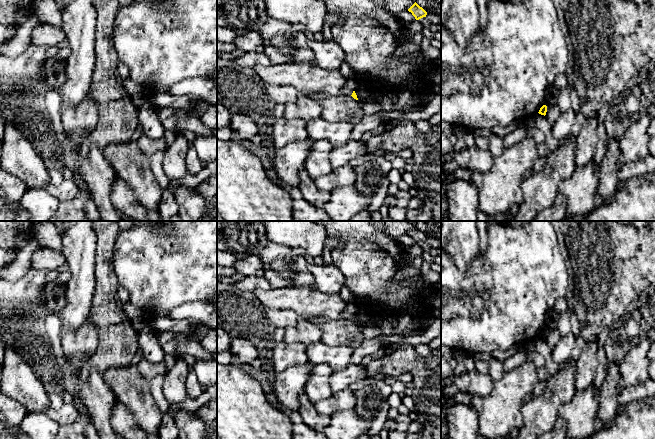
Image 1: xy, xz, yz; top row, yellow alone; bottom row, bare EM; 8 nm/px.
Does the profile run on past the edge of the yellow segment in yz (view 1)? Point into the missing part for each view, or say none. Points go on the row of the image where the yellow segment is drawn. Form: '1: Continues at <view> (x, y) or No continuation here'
1: No continuation here

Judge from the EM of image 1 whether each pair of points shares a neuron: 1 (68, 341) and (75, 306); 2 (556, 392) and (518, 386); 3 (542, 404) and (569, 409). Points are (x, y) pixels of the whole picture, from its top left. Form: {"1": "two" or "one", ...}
{"1": "two", "2": "two", "3": "two"}

